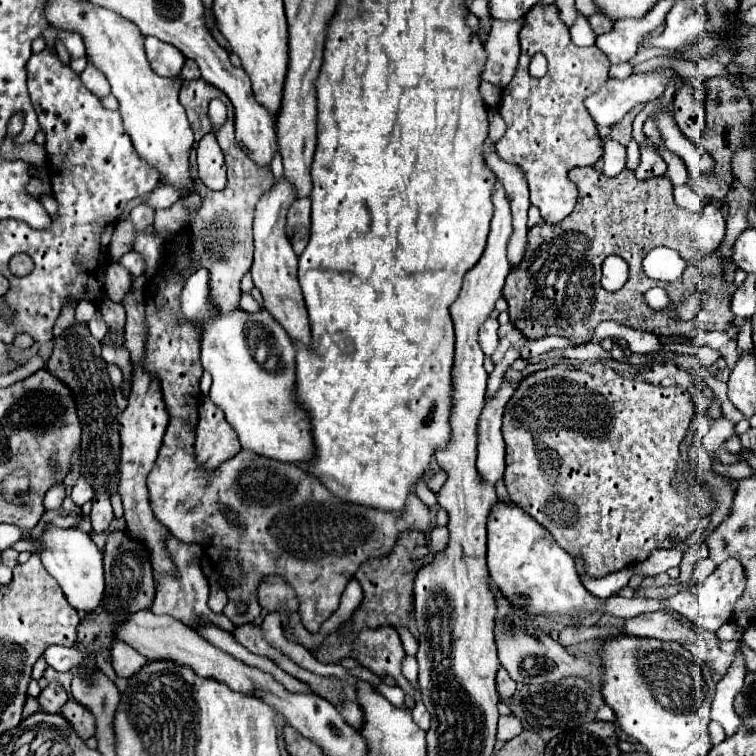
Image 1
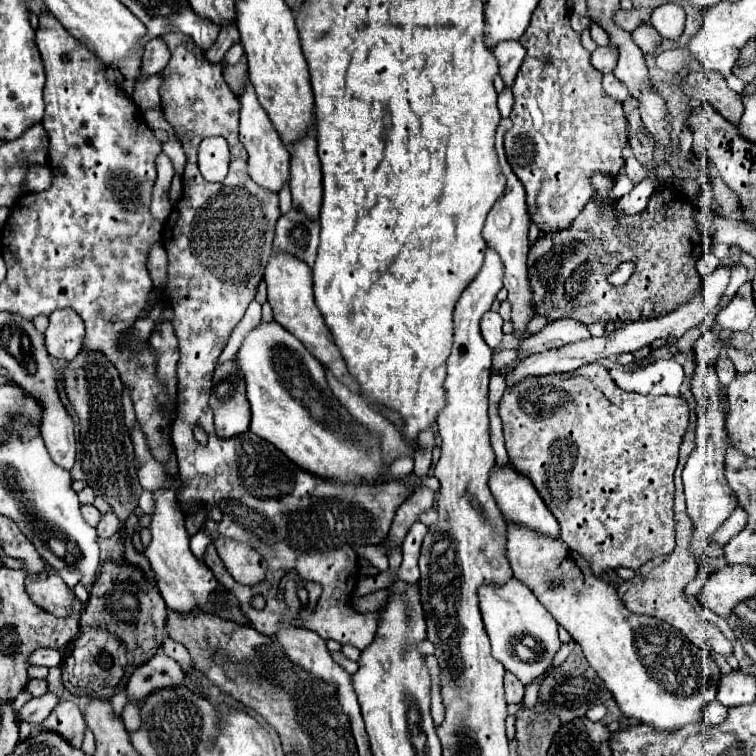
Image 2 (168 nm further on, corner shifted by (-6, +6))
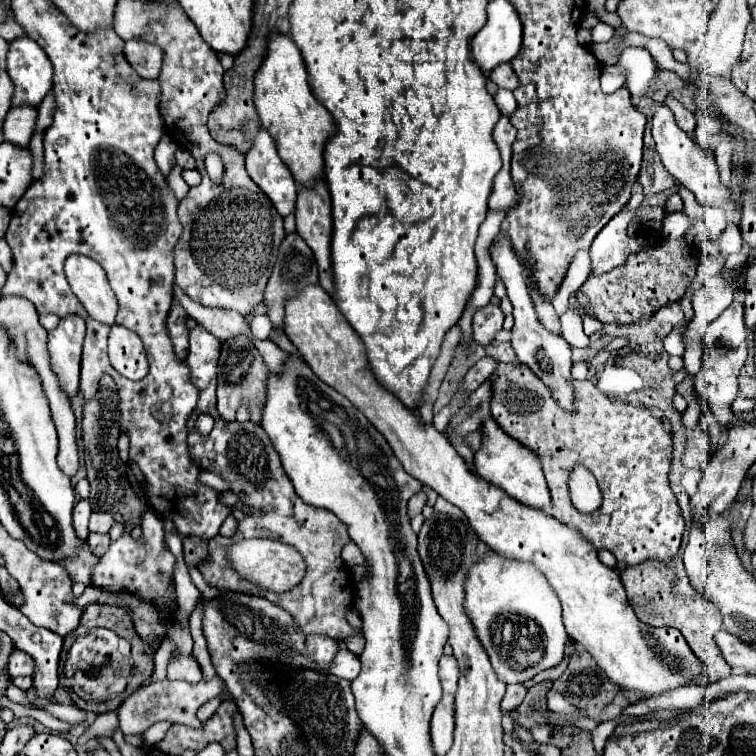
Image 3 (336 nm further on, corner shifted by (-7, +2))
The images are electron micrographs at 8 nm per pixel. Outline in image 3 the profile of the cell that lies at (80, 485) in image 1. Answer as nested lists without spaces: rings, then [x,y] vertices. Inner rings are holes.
[[[79,500],[77,506],[75,506],[75,512],[73,512],[73,524],[75,524],[75,530],[77,534],[81,534],[81,538],[87,540],[89,536],[89,530],[87,530],[87,522],[89,522],[89,516],[91,516],[91,504],[89,500]]]

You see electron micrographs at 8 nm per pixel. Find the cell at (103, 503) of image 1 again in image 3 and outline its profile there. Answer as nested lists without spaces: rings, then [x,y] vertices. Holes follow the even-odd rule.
[[[89,534],[89,538],[87,538],[87,544],[91,546],[91,550],[97,554],[97,556],[103,556],[105,552],[107,552],[107,548],[109,548],[109,544],[111,544],[111,538],[109,538],[109,534]]]

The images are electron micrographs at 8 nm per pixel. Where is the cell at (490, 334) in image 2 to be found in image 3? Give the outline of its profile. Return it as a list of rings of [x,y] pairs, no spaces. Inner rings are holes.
[[[485,306],[485,308],[479,308],[473,316],[473,340],[479,342],[481,346],[489,346],[497,332],[503,328],[503,312],[499,306]]]

